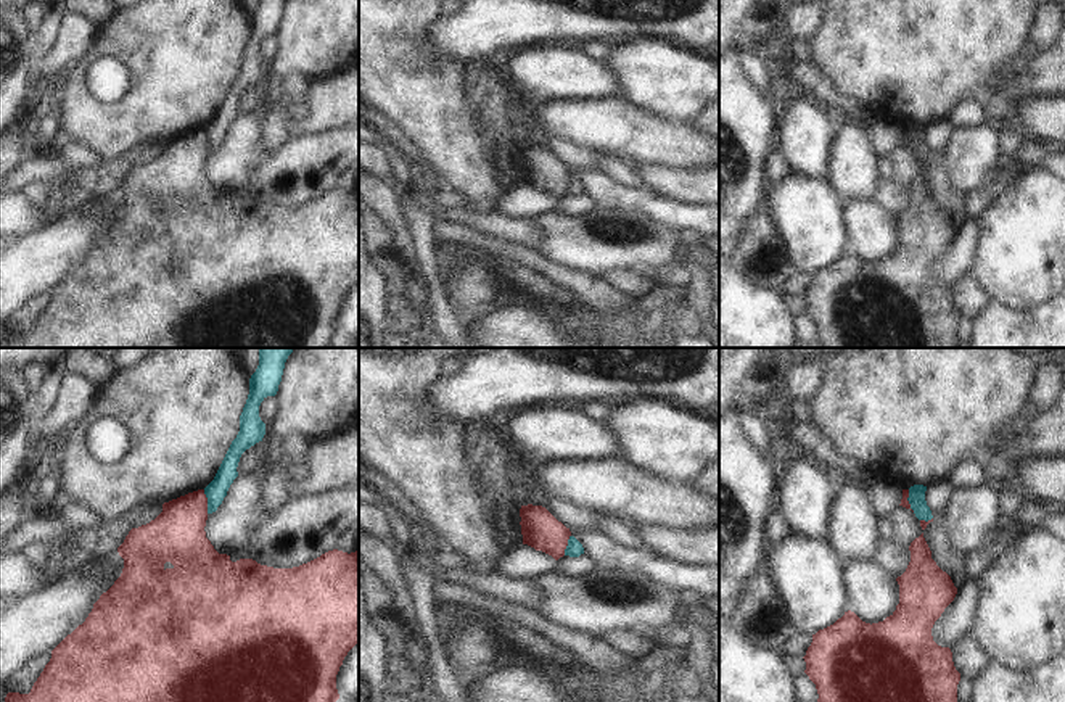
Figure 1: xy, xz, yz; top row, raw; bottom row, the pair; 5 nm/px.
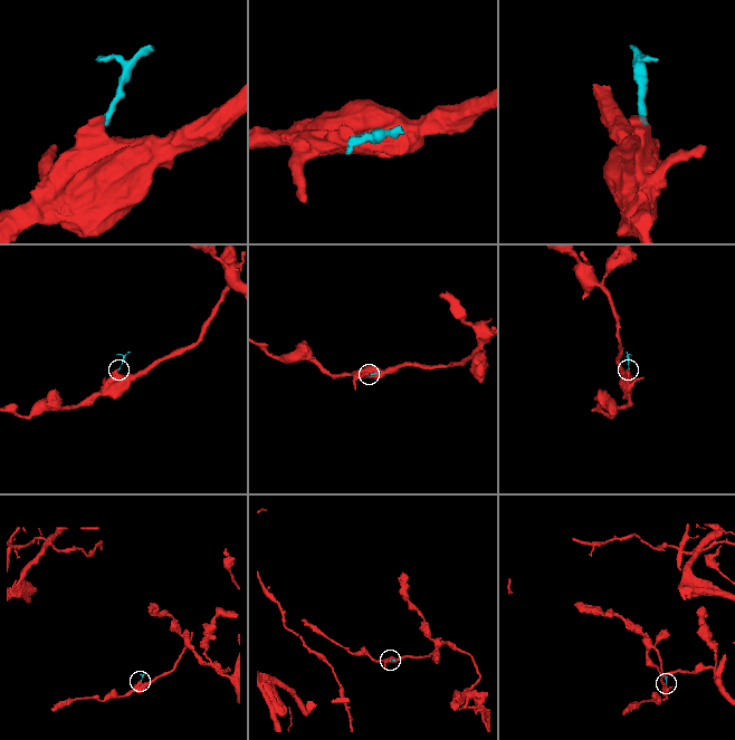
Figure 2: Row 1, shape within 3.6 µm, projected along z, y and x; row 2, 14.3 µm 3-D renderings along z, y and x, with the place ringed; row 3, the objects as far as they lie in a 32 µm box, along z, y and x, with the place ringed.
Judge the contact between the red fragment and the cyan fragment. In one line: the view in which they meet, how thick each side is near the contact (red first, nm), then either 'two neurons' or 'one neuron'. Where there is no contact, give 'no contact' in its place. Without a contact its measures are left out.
xy | 280/100 nm | two neurons

